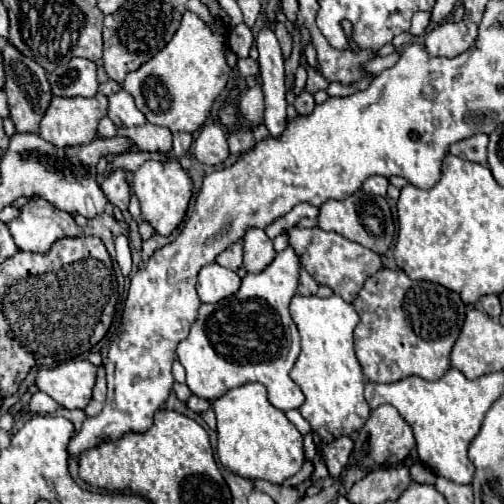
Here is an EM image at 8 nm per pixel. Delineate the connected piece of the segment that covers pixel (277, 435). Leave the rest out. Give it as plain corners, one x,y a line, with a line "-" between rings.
261,383
231,389
213,401
213,411
217,415
219,433
217,457
227,471
245,479
265,479
281,485
303,467
303,435
281,409
269,403
267,389

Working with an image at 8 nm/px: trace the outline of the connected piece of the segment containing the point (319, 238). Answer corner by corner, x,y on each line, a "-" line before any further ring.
319,227
289,229
289,243
295,247
295,253
299,255
301,265
309,271
309,275
313,279
317,279
319,285
327,285
335,295
343,297
347,303
351,303
357,297
363,283
371,275
375,275
375,271
383,269
383,261
381,261
379,253
375,253
359,243
353,243
353,241
341,237
339,233
323,231

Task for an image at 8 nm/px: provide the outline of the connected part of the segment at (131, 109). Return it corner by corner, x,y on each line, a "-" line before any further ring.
127,91
109,95
109,119
117,127
141,127
147,123
145,115
135,107
135,101

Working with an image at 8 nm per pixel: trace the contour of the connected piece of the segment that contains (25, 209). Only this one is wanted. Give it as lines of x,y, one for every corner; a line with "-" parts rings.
43,199
27,201
21,207
19,217
15,217
7,227
15,245
21,251
31,253
47,253
57,239
83,235
81,227
69,213
55,209

